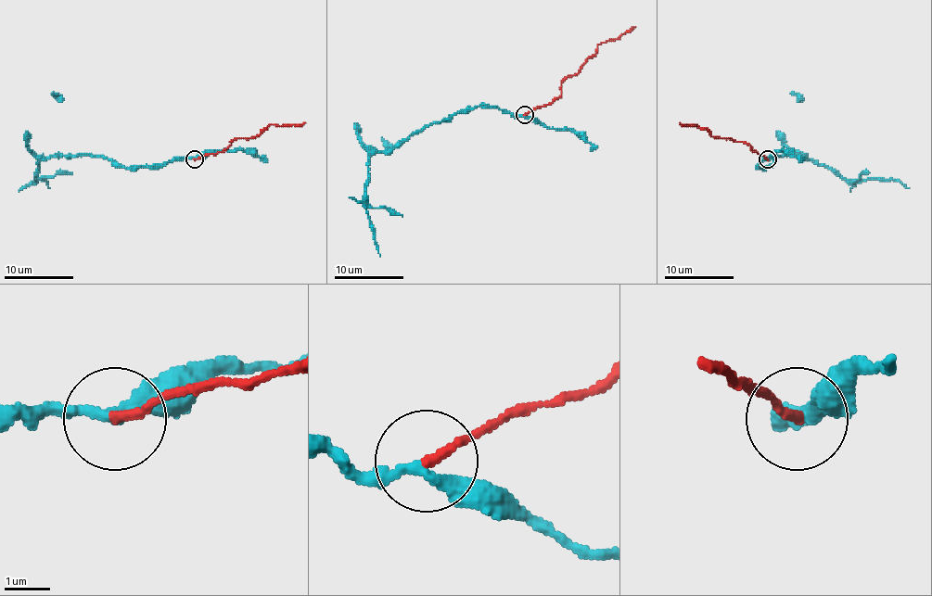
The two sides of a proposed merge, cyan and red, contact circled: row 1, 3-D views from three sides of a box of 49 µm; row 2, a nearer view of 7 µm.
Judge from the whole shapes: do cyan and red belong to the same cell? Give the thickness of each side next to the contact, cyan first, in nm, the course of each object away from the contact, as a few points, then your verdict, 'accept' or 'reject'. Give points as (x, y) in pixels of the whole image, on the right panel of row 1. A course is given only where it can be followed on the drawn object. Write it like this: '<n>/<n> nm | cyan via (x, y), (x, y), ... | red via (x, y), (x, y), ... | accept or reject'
280/200 nm | cyan via (768, 158), (759, 167), (768, 167), (783, 155), (802, 155), (824, 164), (845, 179), (897, 179), (909, 188) | red via (768, 158), (746, 143), (730, 138), (714, 138), (695, 124), (680, 122) | reject

